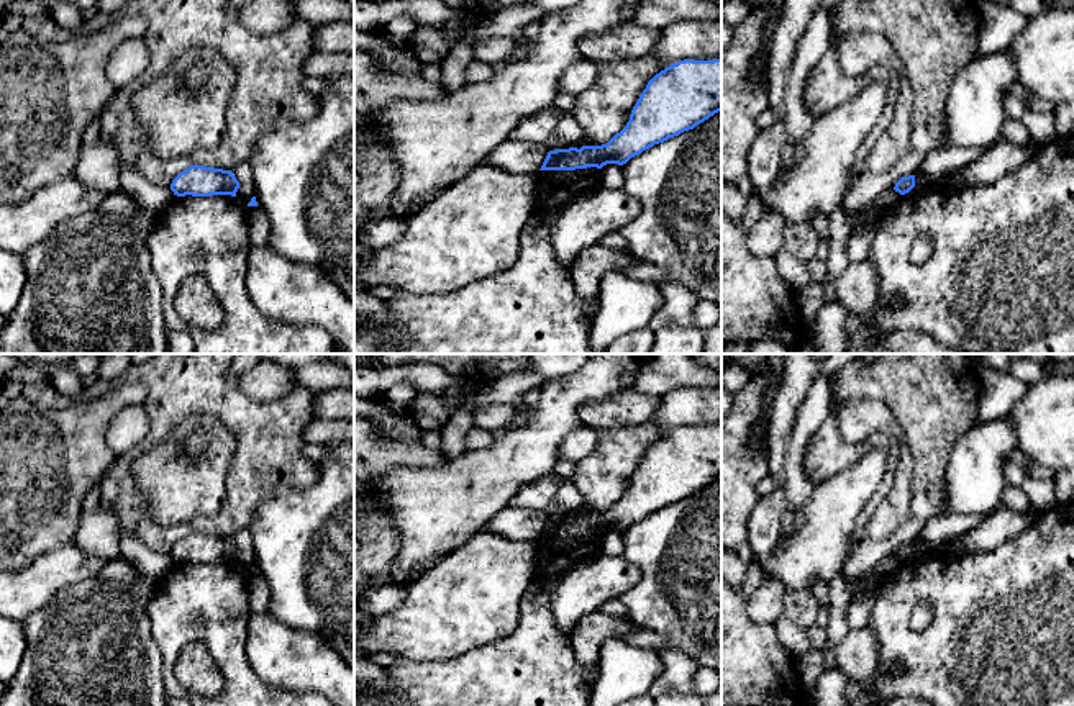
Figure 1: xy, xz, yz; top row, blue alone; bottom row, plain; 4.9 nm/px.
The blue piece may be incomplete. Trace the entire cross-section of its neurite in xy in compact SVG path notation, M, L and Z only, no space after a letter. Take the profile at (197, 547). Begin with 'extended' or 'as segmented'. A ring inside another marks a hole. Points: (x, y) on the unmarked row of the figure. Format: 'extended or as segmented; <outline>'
as segmented; M190 532L180 539L171 550L171 557L177 563L212 563L231 562L236 563L239 549L231 537Z

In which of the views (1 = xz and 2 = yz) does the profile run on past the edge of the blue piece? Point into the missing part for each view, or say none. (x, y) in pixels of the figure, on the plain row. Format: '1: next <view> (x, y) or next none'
1: next none
2: next none

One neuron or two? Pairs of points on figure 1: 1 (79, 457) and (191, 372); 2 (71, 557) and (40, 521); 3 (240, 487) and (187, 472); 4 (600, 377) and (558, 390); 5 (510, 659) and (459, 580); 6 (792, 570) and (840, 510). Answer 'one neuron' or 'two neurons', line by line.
1: two neurons
2: two neurons
3: two neurons
4: one neuron
5: two neurons
6: one neuron

